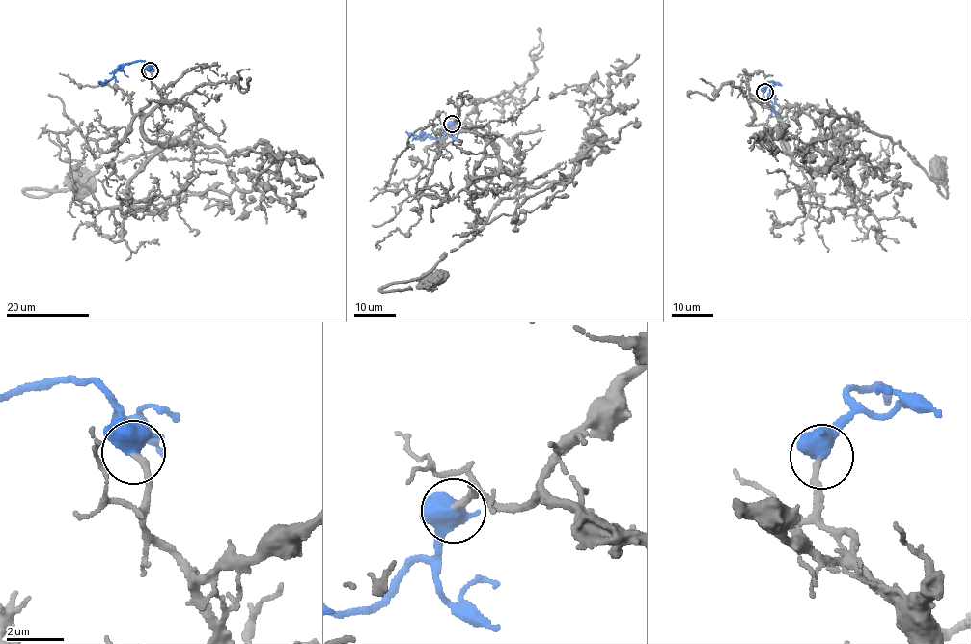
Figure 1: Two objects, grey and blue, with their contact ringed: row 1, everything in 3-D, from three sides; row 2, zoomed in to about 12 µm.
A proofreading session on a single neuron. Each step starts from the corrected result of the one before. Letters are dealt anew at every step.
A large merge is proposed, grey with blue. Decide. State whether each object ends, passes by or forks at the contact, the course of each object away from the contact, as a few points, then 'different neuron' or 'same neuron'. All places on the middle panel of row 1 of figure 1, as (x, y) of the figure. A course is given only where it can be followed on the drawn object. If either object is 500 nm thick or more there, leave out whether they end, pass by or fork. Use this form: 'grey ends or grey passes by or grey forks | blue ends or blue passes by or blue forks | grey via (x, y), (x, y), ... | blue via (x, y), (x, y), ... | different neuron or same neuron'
grey via (453, 123), (469, 123), (458, 130), (483, 134), (524, 187), (498, 202), (485, 224), (438, 263), (432, 278) | blue via (452, 124), (450, 129), (432, 138), (421, 132), (417, 136), (405, 131) | same neuron

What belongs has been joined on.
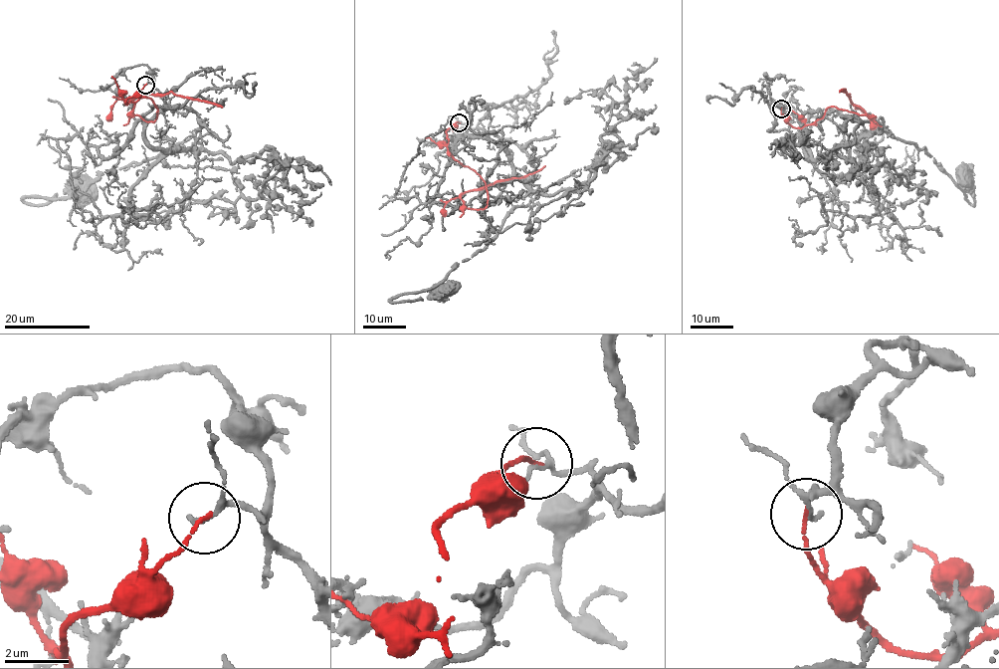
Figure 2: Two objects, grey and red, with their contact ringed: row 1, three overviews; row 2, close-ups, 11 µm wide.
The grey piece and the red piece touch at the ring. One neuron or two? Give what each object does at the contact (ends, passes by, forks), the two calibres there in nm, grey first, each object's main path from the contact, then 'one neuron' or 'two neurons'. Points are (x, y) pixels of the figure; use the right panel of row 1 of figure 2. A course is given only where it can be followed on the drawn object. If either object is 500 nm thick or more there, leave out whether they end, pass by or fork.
grey passes by; red ends there; 130 nm thick on the grey side, 100 nm on the other; grey runs (782, 109), (790, 108), (814, 159), (860, 140), (881, 117), (888, 131), (925, 149), (956, 183), (963, 178); red runs (781, 109), (791, 125), (801, 127), (821, 117), (829, 107), (875, 117), (854, 106), (845, 88), (839, 92); two neurons

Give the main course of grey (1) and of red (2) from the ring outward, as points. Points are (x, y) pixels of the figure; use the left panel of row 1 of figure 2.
1: (145, 85), (152, 84), (163, 102), (144, 129), (152, 146), (186, 151), (201, 145), (192, 136), (82, 188)
2: (145, 85), (124, 104), (148, 98), (157, 116), (149, 121), (132, 110), (143, 95), (173, 93), (222, 107)

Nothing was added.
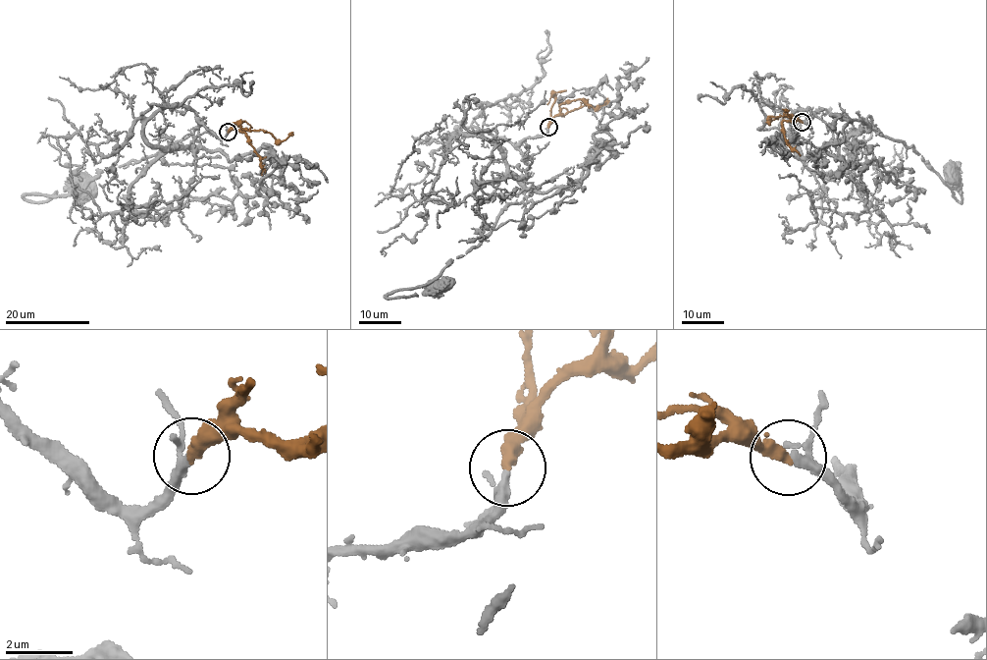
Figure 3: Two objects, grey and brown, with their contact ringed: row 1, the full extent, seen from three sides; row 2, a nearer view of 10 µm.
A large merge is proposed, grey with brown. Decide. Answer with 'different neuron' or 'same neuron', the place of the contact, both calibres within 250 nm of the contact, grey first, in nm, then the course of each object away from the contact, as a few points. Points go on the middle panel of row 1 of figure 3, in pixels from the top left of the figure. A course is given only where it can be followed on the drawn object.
same neuron; place (548, 127); calibres 180 and 380 nm; course grey (548, 128), (514, 145), (467, 133), (490, 138), (531, 193), (505, 207), (493, 230), (444, 269), (439, 285); course brown (548, 127), (556, 116), (587, 105), (600, 106), (607, 98)

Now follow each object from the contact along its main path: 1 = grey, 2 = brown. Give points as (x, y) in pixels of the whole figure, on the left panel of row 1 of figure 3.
1: (229, 133), (217, 137), (184, 106), (164, 105), (143, 128), (149, 142), (198, 144), (190, 135), (81, 186)
2: (229, 132), (259, 130), (282, 140), (292, 133)

